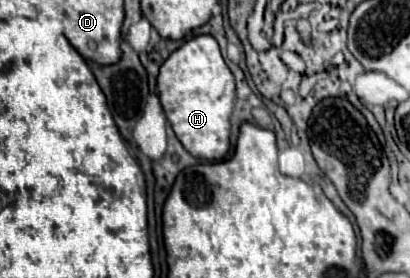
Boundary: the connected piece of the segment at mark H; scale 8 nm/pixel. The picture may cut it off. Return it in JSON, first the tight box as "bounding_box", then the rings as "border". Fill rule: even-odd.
{"bounding_box":[159,34,235,160],"border":[[[201,34],[177,48],[159,68],[159,100],[183,148],[205,160],[221,160],[229,150],[229,116],[235,102],[235,80],[213,36]]]}

